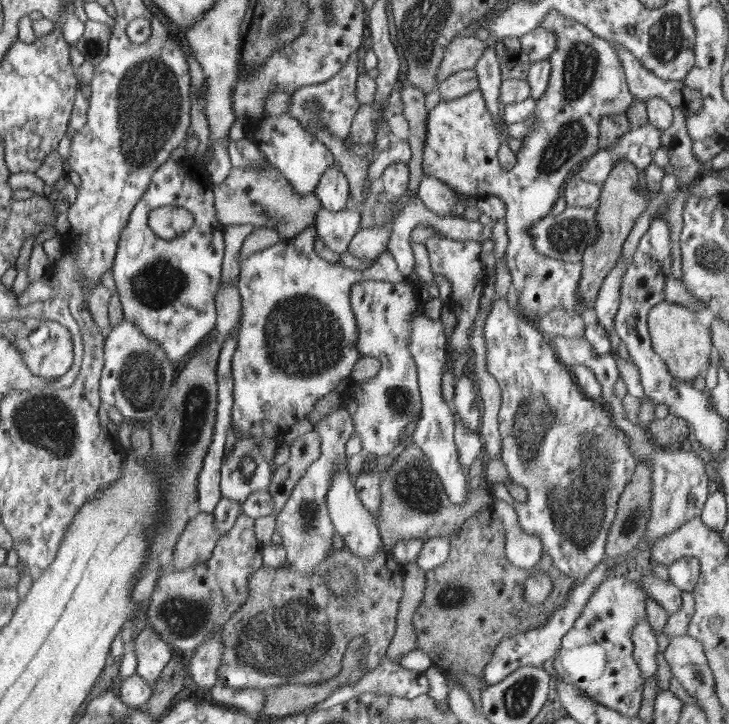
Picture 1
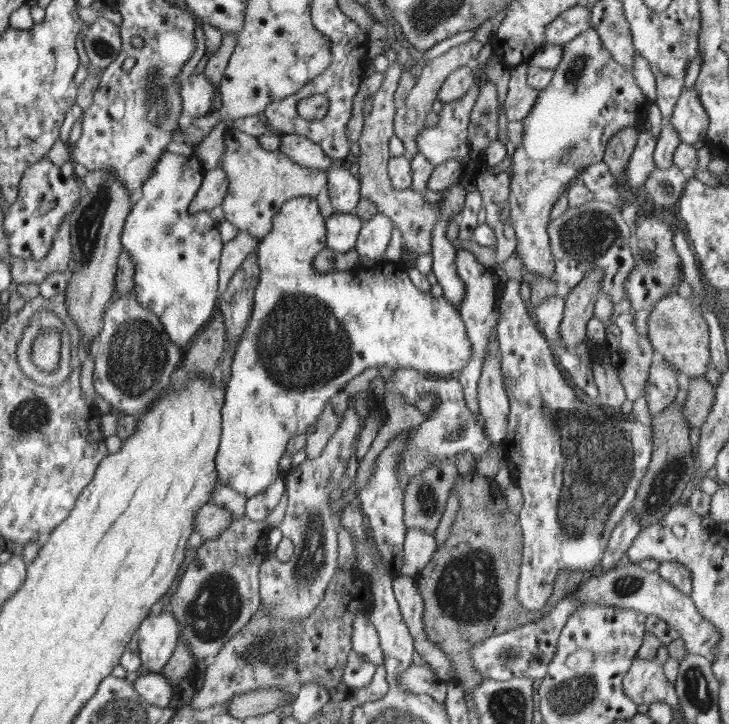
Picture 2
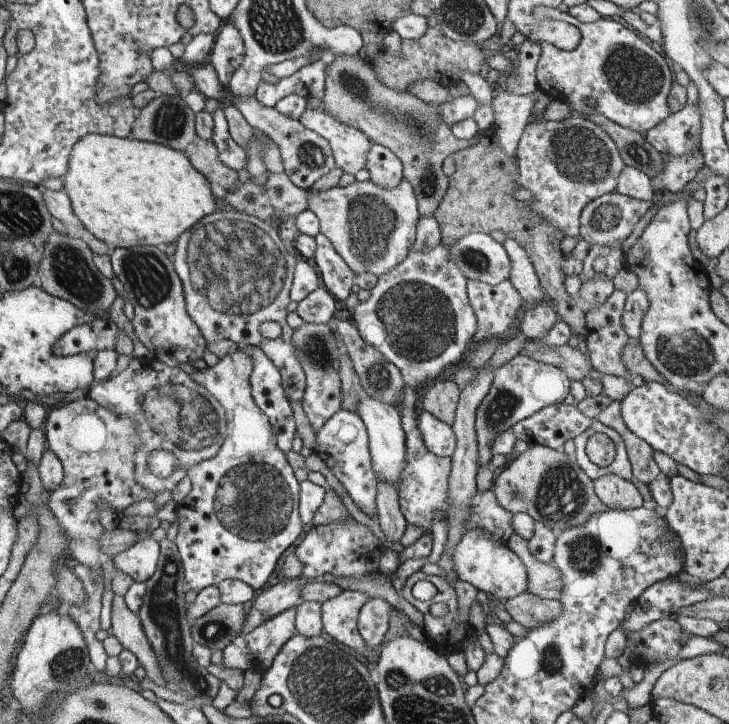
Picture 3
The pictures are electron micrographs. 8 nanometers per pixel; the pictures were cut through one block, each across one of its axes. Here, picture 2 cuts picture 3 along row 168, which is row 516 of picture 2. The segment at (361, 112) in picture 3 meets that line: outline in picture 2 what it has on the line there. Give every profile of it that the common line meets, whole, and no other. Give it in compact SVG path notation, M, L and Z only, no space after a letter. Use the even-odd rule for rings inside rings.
M453 459L442 462L440 465L434 465L427 470L423 470L419 476L415 476L408 483L403 486L403 519L407 528L420 528L428 535L434 536L442 512L446 508L446 500L450 494L450 488L455 484L455 480L459 476L459 470Z

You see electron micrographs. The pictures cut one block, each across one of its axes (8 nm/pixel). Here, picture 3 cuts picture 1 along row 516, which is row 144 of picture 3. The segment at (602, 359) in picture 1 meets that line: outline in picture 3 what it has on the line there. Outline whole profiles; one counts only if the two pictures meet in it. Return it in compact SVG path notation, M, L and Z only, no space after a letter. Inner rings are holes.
M686 105L682 110L672 113L644 134L660 153L672 156L700 149L701 114L699 106Z

